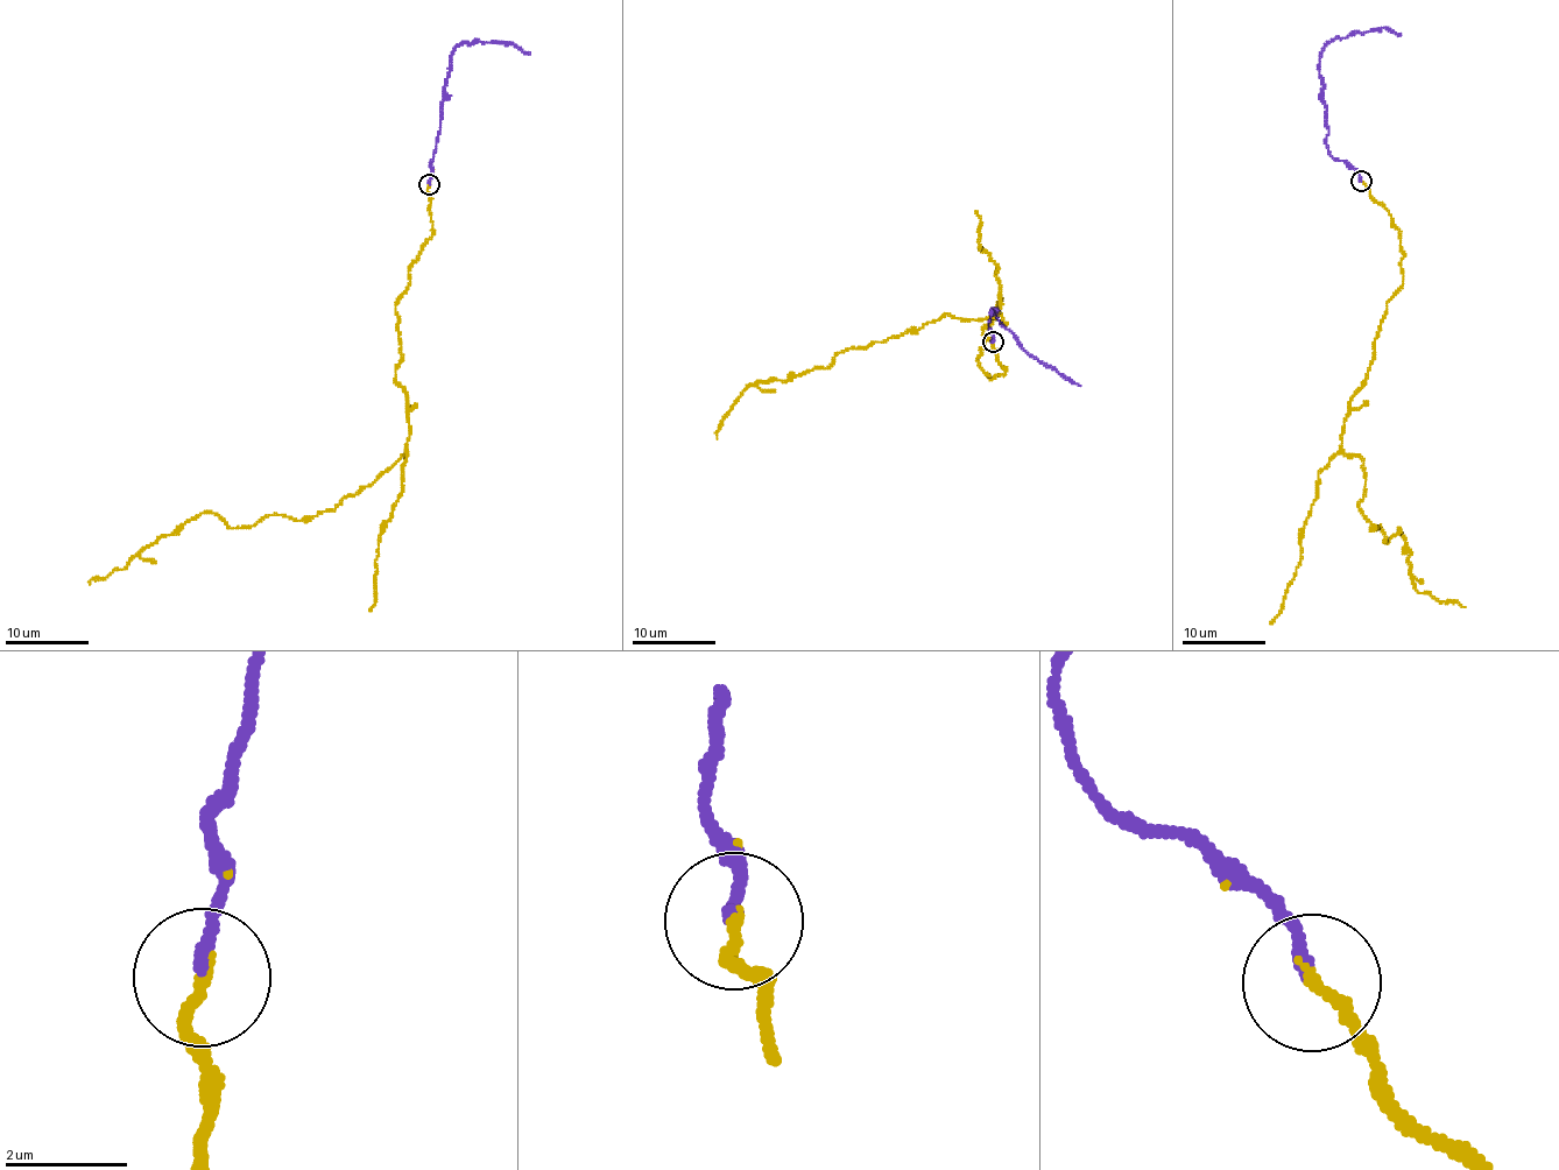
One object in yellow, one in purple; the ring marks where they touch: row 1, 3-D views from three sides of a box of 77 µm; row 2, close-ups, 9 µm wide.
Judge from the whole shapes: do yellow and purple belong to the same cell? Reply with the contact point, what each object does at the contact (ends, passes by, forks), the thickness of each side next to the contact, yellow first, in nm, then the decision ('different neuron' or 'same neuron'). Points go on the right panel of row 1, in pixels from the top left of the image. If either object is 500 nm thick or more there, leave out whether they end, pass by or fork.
place (1361, 181); yellow ends; purple ends; calibres 190 and 200 nm; same neuron

